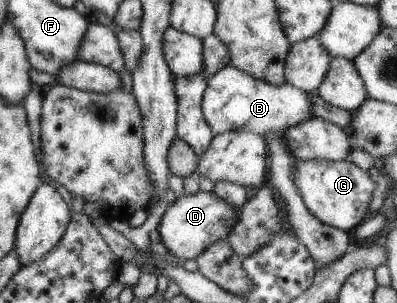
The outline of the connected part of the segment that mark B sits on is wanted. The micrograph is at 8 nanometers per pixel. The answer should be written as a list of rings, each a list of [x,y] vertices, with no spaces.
[[[230,64],[207,78],[200,105],[203,118],[214,135],[243,129],[245,132],[265,136],[283,131],[312,116],[308,94],[306,96],[302,90],[296,89],[287,81],[278,85],[265,82]]]

